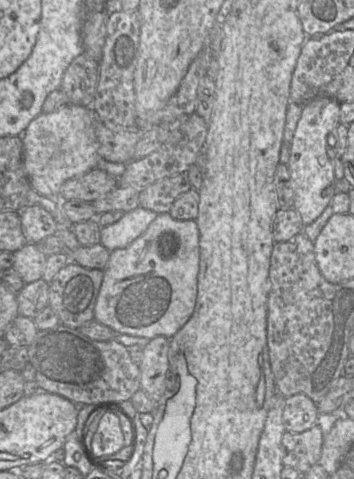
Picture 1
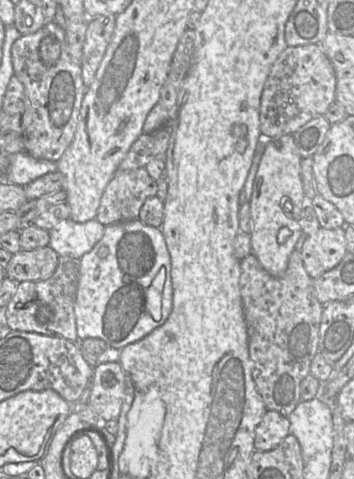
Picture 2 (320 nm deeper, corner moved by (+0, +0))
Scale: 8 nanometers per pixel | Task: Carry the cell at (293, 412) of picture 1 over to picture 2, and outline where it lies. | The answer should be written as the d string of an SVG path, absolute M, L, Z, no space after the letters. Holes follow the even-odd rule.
M267 410L255 429L255 451L268 451L277 447L290 434L290 422L275 410Z

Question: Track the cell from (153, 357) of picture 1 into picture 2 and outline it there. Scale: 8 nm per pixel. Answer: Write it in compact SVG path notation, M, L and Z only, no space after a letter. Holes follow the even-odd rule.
M119 361L105 362L94 367L88 404L109 421L119 417L126 396L126 380L130 378Z

